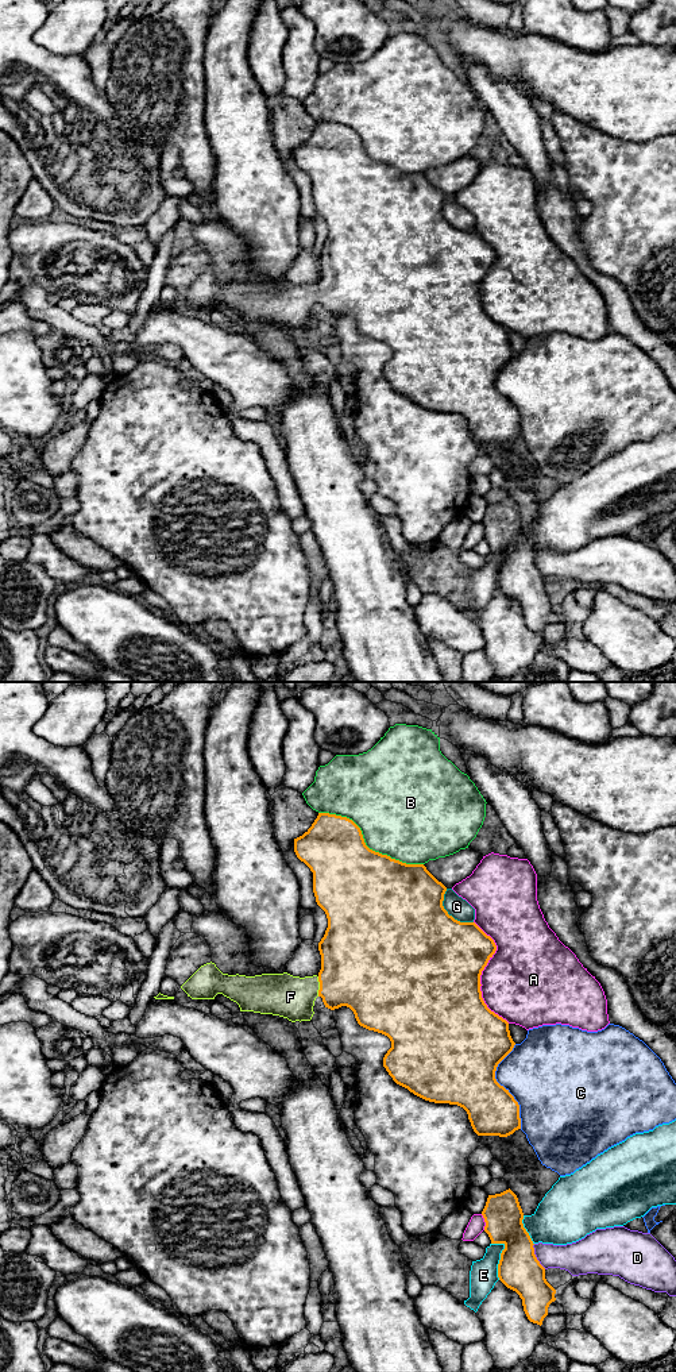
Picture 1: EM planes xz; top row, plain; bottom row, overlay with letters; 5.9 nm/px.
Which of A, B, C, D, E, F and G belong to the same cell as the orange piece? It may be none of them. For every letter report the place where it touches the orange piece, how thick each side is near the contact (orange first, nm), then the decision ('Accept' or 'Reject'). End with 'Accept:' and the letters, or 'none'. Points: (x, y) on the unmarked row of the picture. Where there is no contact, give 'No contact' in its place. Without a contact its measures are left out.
A: Touches orange at xz (481, 282). Thickness 500 nm (orange) against 460 nm. Reject
B: Touches orange at xz (364, 153). Thickness 480 nm (orange) against 460 nm. Reject
C: Touches orange at xz (502, 394). Thickness 380 nm (orange) against 440 nm. Reject
D: Touches orange at xz (534, 565). Thickness 240 nm (orange) against 190 nm. Reject
E: Touches orange at xz (501, 565). Thickness 240 nm (orange) against 170 nm. Reject
F: Touches orange at xz (320, 295). Thickness 440 nm (orange) against 260 nm. Accept
G: Touches orange at xz (447, 222). Thickness 500 nm (orange) against 120 nm. Reject
Accept: F

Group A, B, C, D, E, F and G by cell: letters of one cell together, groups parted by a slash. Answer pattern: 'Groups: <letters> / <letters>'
Groups: A / B / C / D / E / F / G

